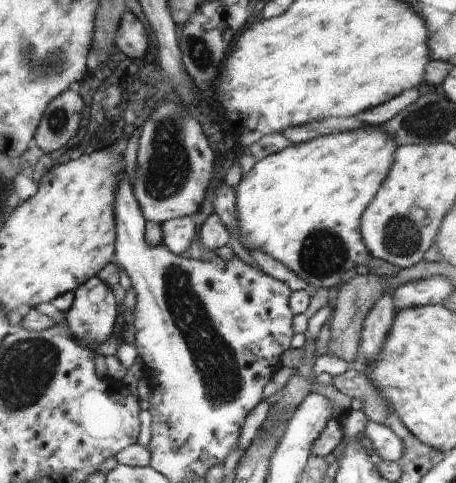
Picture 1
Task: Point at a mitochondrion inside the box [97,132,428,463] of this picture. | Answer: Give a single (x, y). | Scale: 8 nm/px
(222, 383)

